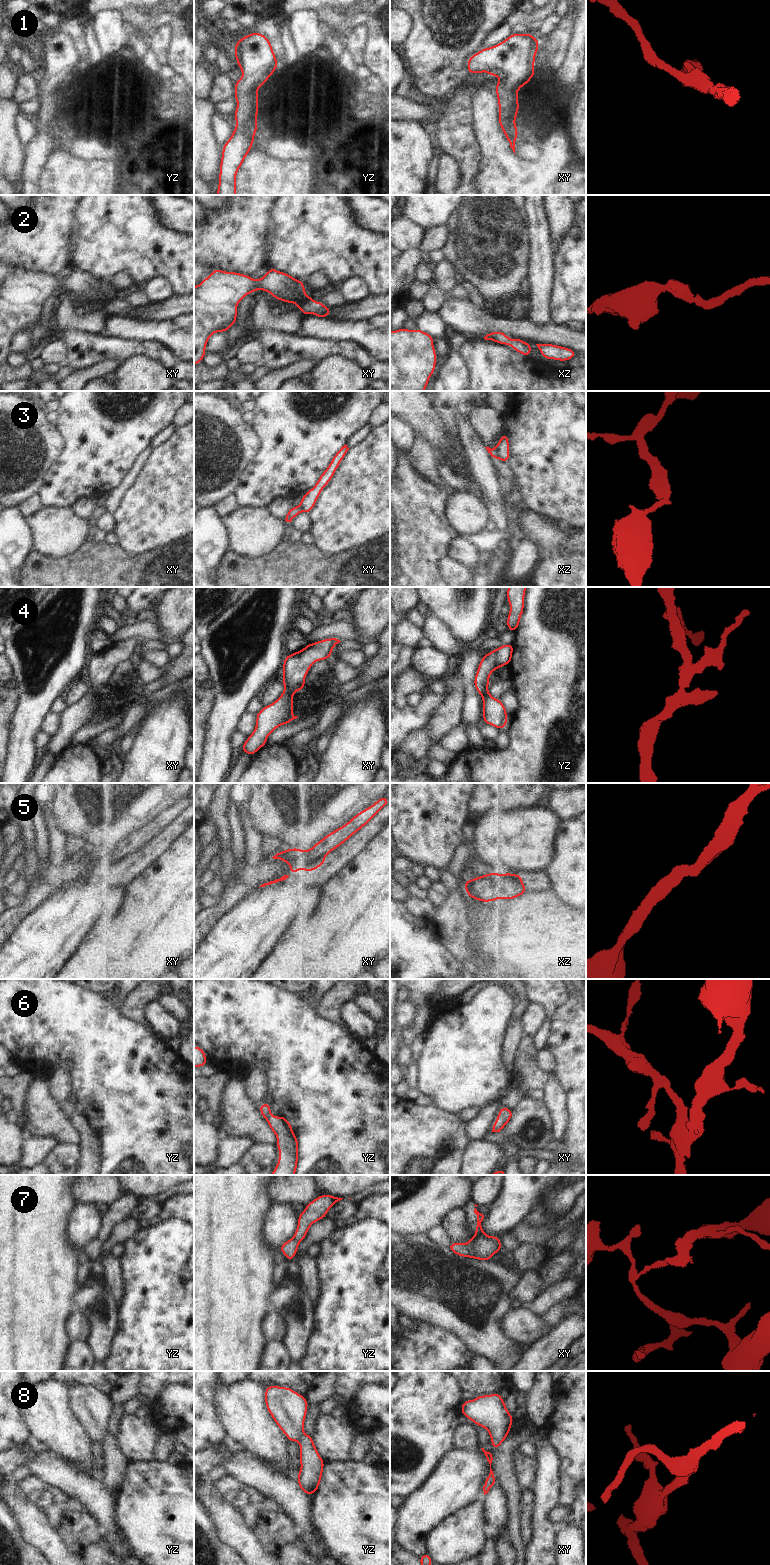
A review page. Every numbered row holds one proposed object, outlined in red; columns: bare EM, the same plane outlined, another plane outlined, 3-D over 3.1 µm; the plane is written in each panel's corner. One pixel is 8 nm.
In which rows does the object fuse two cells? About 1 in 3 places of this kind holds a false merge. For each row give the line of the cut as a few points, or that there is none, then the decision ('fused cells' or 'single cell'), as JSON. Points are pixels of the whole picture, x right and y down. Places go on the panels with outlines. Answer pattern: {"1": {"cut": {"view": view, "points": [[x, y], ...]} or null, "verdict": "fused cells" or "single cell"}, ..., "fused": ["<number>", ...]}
{"1": {"cut": null, "verdict": "single cell"}, "2": {"cut": null, "verdict": "single cell"}, "3": {"cut": {"view": "xz", "points": [[496, 448], [495, 457]]}, "verdict": "fused cells"}, "4": {"cut": null, "verdict": "single cell"}, "5": {"cut": null, "verdict": "single cell"}, "6": {"cut": null, "verdict": "single cell"}, "7": {"cut": {"view": "xy", "points": [[475, 1235], [484, 1235], [498, 1241], [500, 1249]]}, "verdict": "fused cells"}, "8": {"cut": null, "verdict": "single cell"}, "fused": ["3", "7"]}

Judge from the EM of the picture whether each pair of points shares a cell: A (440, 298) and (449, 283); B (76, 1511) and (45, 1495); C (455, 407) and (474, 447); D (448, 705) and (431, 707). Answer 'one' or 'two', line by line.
A: two
B: one
C: two
D: two

